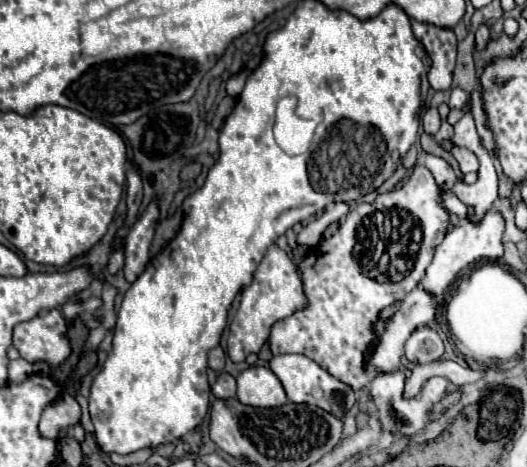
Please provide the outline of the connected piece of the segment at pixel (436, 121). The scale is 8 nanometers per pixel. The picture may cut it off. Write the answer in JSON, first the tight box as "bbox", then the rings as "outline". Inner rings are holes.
{"bbox":[422,107,440,135],"outline":[[[430,107],[424,117],[422,117],[422,127],[426,133],[434,135],[438,129],[440,129],[440,115],[438,115],[438,109],[436,107]]]}

